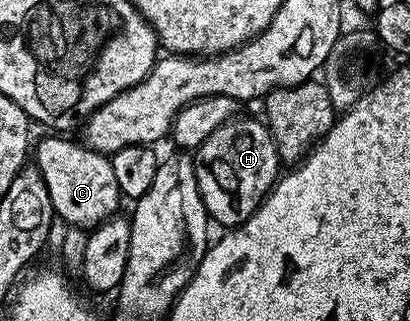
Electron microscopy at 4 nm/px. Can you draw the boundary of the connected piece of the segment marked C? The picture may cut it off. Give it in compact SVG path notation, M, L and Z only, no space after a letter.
M72 137L52 138L56 139L44 139L37 147L35 144L34 165L42 173L46 189L50 189L53 212L66 222L85 229L111 219L121 210L122 204L111 158L105 152L92 150L83 142L75 143Z

